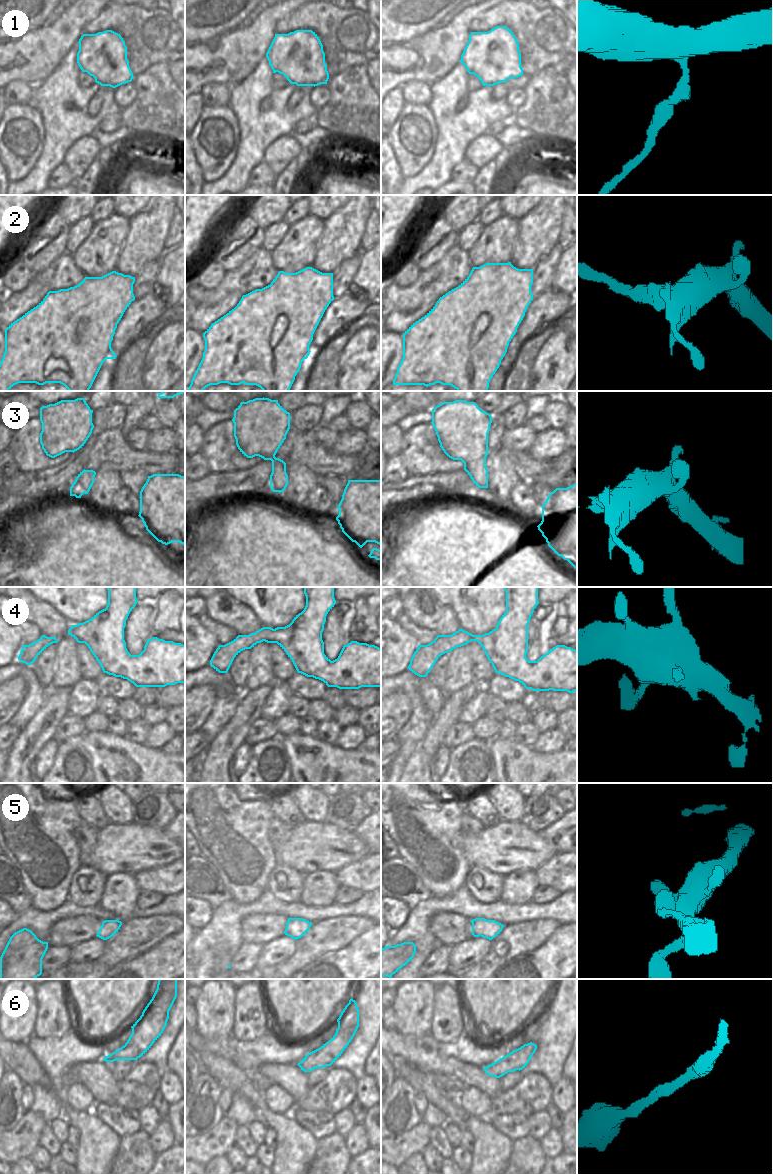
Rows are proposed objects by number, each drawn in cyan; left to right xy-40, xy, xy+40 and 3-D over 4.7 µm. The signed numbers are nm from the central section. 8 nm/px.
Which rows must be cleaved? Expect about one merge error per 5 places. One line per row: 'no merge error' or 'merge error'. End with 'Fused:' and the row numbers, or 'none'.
1: merge error
2: merge error
3: no merge error
4: no merge error
5: no merge error
6: no merge error
Fused: 1, 2

